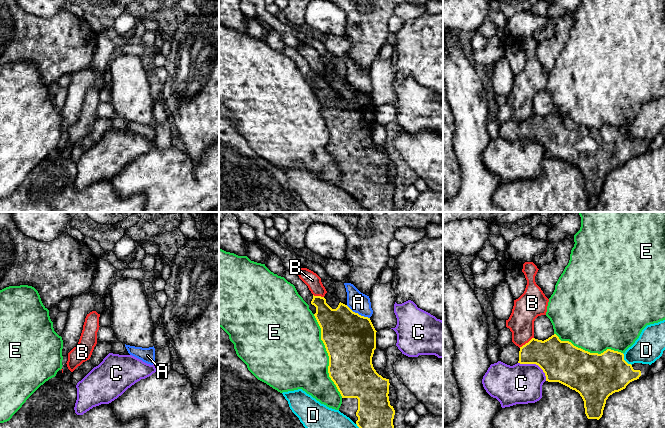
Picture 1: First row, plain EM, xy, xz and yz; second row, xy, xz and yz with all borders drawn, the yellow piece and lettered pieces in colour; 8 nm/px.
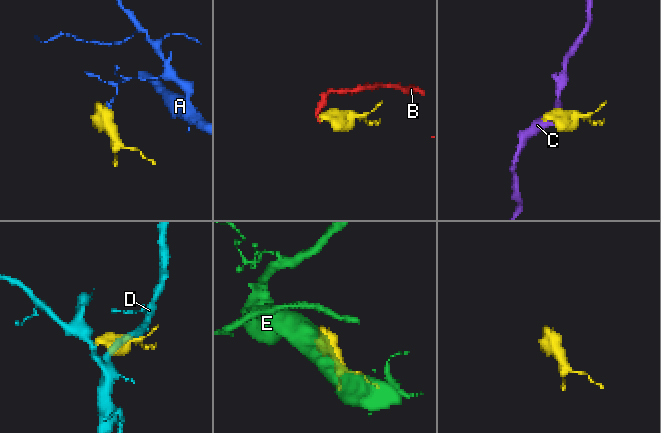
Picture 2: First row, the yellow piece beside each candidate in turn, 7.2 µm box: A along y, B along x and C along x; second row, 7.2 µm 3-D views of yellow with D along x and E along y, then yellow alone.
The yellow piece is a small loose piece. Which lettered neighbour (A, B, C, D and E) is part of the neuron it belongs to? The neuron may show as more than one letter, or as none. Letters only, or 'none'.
none

